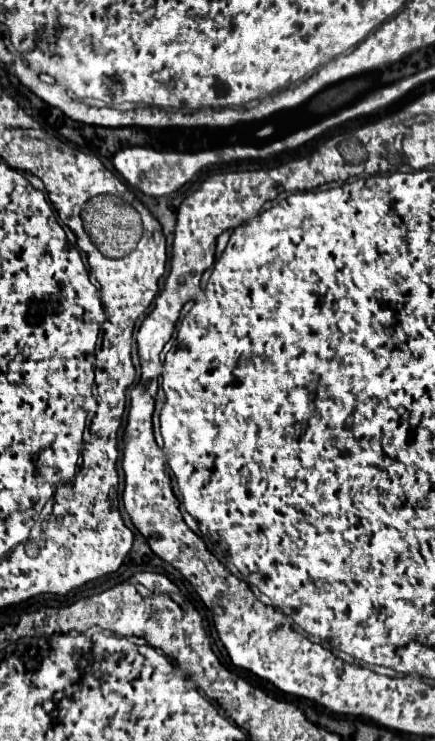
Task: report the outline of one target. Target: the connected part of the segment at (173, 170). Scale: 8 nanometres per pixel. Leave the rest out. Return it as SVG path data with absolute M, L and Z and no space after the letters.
M127 147L115 153L113 167L121 173L121 177L141 193L149 197L168 196L177 192L185 183L192 181L205 167L219 161L217 151L199 151L199 153L177 153L177 151L155 151L145 147Z

